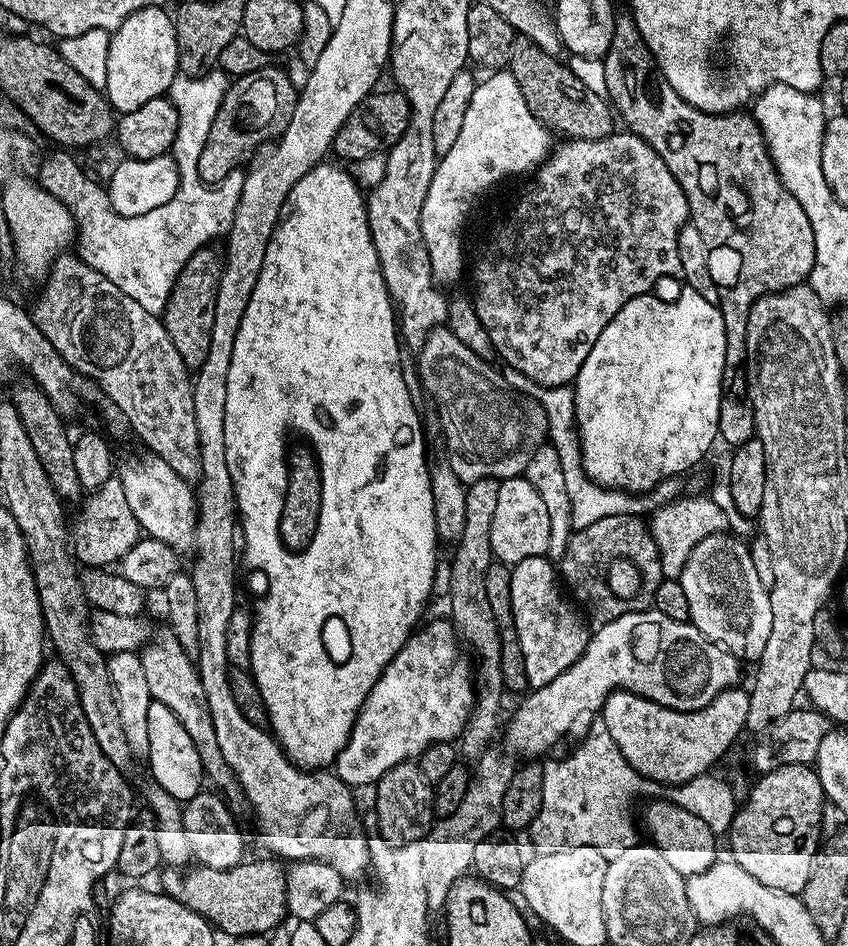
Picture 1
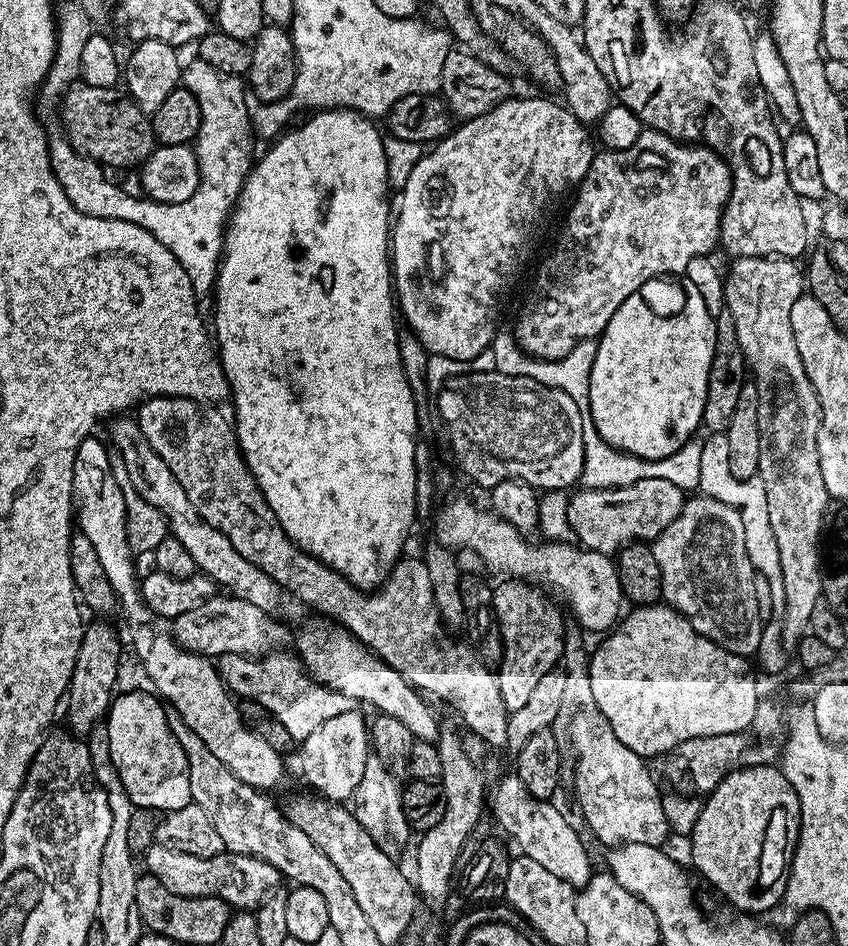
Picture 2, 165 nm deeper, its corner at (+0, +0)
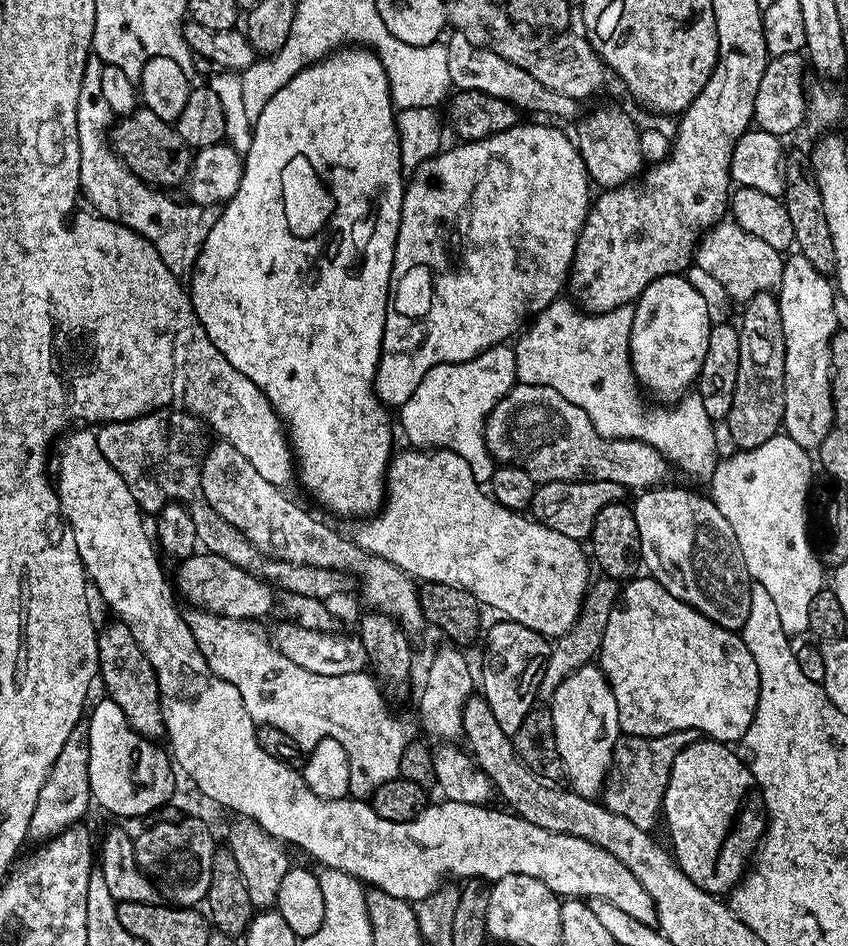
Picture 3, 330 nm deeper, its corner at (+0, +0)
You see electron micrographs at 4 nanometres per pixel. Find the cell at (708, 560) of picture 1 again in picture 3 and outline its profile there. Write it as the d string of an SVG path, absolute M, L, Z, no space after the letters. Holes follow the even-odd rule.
M653 486L647 490L641 491L640 496L636 500L636 504L631 505L634 518L638 522L638 538L640 539L640 559L643 567L646 569L647 575L653 580L657 580L663 588L670 590L670 594L674 594L674 598L678 598L682 602L686 602L694 610L701 612L706 618L710 618L710 622L714 622L718 626L722 626L731 632L740 632L744 627L746 618L750 614L750 586L753 583L751 577L748 576L746 564L743 562L742 552L739 550L738 539L735 538L734 532L730 528L730 523L726 522L726 518L722 516L718 506L707 495L698 496L694 492L687 492L684 488L664 488L665 486Z

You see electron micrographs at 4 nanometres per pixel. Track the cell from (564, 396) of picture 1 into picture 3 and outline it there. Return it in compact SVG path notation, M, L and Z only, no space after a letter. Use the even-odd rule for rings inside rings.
M564 299L550 302L519 333L514 344L517 381L546 384L558 390L566 402L574 402L574 406L584 411L602 438L641 440L658 449L673 465L680 464L686 475L703 482L712 479L718 461L714 421L702 407L702 398L688 394L671 406L647 408L644 405L645 393L632 369L632 308L625 306L589 314L571 299Z

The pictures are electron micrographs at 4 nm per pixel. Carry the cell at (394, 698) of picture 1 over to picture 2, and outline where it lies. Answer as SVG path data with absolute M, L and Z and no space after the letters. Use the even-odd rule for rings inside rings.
M355 711L321 719L312 733L299 745L300 768L304 776L317 788L319 795L329 802L351 801L370 755L370 732Z

